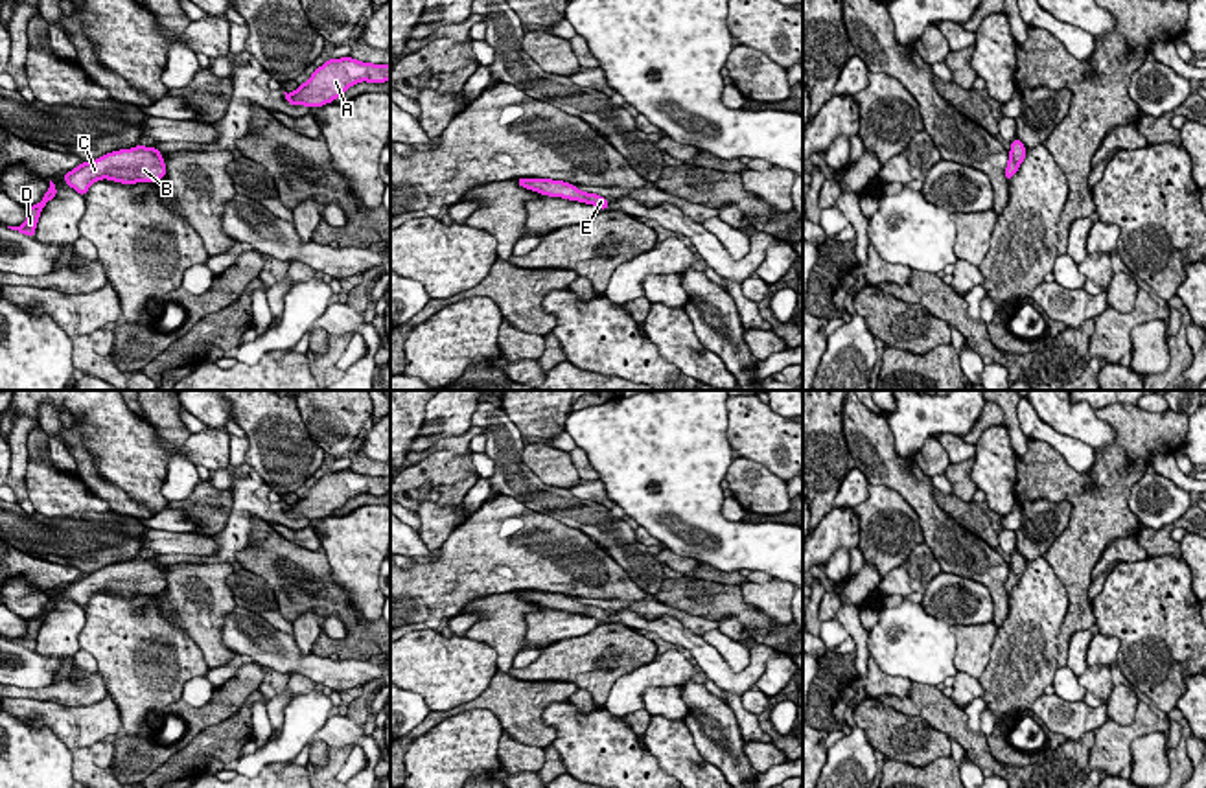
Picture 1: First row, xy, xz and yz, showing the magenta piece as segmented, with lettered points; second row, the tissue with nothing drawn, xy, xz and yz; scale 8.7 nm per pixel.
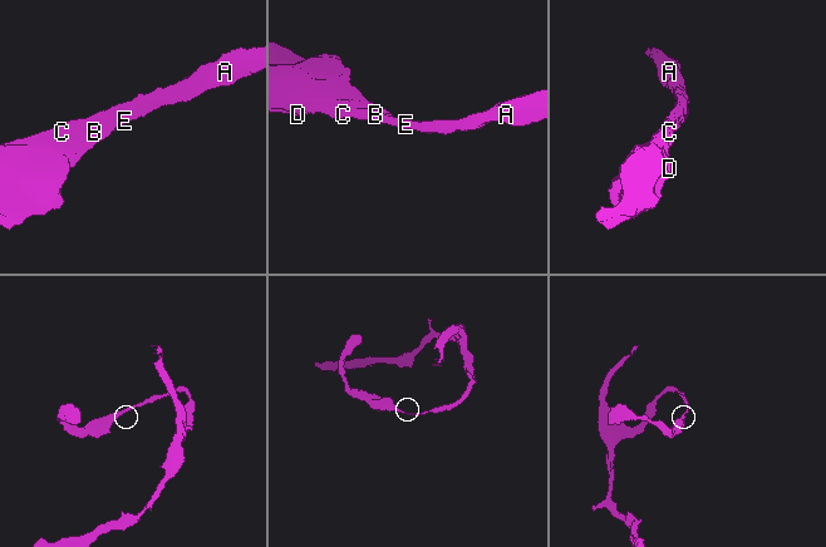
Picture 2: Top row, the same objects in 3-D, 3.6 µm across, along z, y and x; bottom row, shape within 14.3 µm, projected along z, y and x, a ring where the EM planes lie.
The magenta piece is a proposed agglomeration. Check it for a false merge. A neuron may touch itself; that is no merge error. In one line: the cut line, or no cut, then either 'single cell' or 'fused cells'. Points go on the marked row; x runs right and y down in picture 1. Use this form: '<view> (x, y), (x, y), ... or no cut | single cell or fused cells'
no cut | single cell

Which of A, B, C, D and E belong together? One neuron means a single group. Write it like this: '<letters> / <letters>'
A B C D E

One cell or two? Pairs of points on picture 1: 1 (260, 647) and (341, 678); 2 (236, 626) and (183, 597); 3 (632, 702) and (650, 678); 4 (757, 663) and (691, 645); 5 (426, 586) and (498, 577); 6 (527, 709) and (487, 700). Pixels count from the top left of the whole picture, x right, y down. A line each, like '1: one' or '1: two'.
1: one
2: two
3: one
4: one
5: one
6: one

